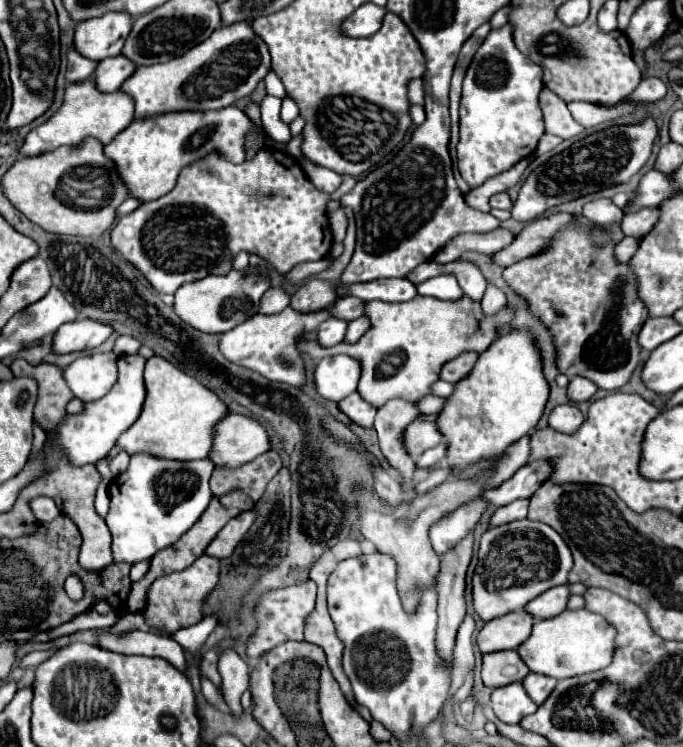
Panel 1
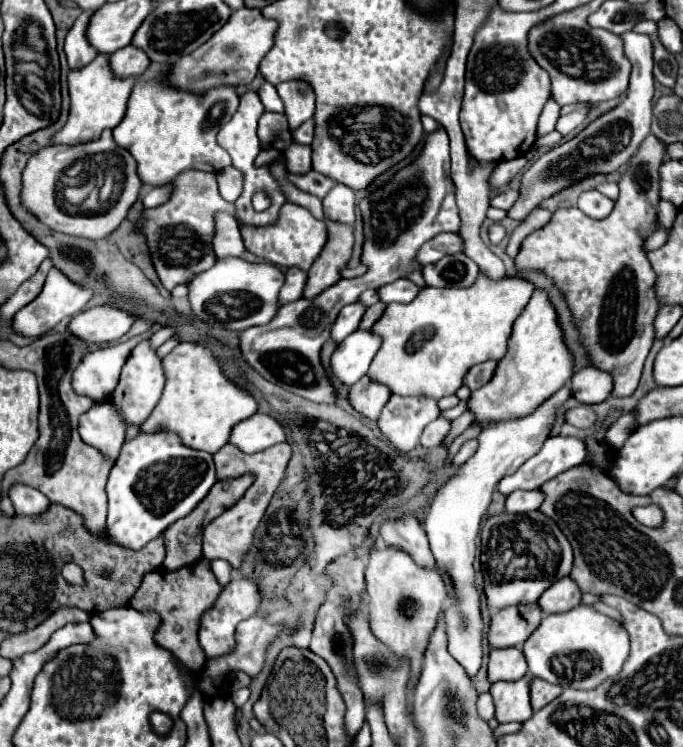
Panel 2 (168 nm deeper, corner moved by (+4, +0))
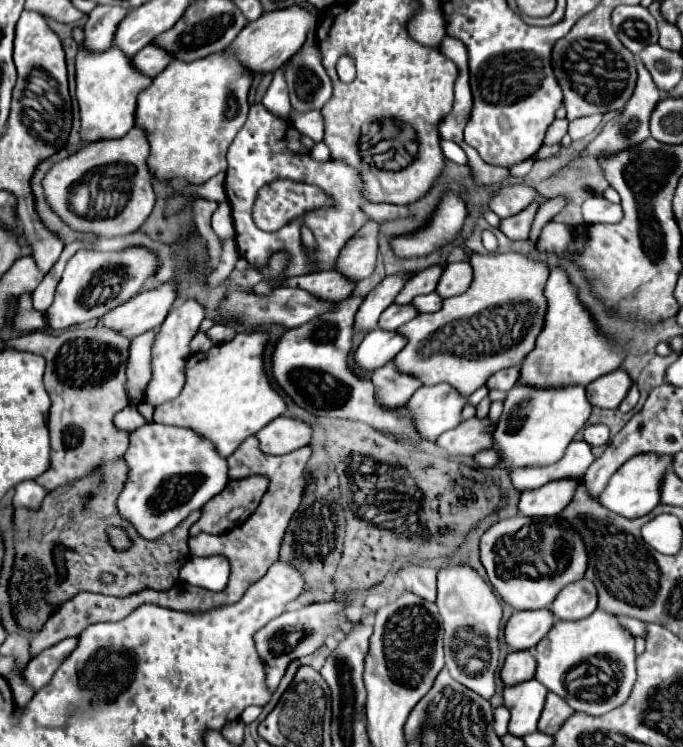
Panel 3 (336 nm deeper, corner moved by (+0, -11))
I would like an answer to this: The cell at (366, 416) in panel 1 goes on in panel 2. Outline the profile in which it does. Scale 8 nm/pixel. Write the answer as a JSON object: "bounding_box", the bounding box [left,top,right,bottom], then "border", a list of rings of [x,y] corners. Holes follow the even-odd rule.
{"bounding_box":[348,376,390,420],"border":[[[366,376],[358,380],[348,392],[348,400],[352,408],[368,420],[378,420],[380,410],[388,402],[388,398],[390,398],[388,388],[370,382]]]}

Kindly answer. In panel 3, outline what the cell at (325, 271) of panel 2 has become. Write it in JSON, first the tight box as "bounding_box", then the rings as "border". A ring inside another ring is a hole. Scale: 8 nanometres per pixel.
{"bounding_box":[336,221,380,281],"border":[[[370,221],[342,249],[336,263],[336,271],[356,281],[370,277],[378,257],[378,239],[380,239],[380,225],[376,221]]]}

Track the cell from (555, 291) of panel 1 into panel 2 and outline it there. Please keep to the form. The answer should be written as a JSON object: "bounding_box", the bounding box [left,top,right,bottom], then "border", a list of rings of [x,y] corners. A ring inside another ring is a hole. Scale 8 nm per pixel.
{"bounding_box":[514,134,664,396],"border":[[[650,134],[642,142],[636,156],[630,160],[628,170],[620,178],[620,198],[616,200],[610,216],[602,220],[592,220],[578,208],[556,210],[552,220],[546,226],[532,232],[522,242],[522,248],[514,260],[516,270],[538,270],[546,274],[554,282],[554,286],[560,290],[560,294],[564,296],[572,312],[572,320],[578,328],[578,340],[584,352],[588,354],[590,366],[602,368],[614,380],[612,396],[630,396],[636,390],[644,360],[654,342],[652,322],[660,306],[654,294],[656,274],[646,258],[646,252],[642,250],[642,240],[648,234],[652,234],[656,206],[660,202],[658,166],[662,164],[662,156],[664,156],[664,144],[656,136]]]}

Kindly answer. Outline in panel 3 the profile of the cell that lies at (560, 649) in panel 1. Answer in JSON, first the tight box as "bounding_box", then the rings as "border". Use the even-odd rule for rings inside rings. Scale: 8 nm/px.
{"bounding_box":[534,609,636,715],"border":[[[600,609],[580,621],[556,621],[552,631],[534,647],[534,655],[538,661],[536,679],[544,683],[552,693],[560,695],[574,711],[582,711],[586,715],[604,715],[624,705],[636,683],[634,635],[630,635],[630,631],[620,625],[616,615]]]}

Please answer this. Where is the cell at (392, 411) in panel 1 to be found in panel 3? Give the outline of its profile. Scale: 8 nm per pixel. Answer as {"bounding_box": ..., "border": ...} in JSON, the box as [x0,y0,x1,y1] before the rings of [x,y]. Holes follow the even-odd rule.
{"bounding_box":[408,383,466,441],"border":[[[438,383],[420,387],[408,401],[408,409],[418,431],[436,441],[444,431],[460,425],[466,403],[466,395],[460,395],[454,387],[448,387],[448,383]]]}

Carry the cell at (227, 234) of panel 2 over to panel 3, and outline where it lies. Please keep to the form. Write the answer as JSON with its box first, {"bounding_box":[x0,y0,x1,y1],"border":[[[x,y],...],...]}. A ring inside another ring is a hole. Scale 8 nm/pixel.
{"bounding_box":[212,201,234,239],"border":[[[220,201],[218,209],[212,215],[212,229],[220,239],[230,239],[234,237],[234,227],[232,227],[232,217],[230,217],[230,205],[228,201]]]}

